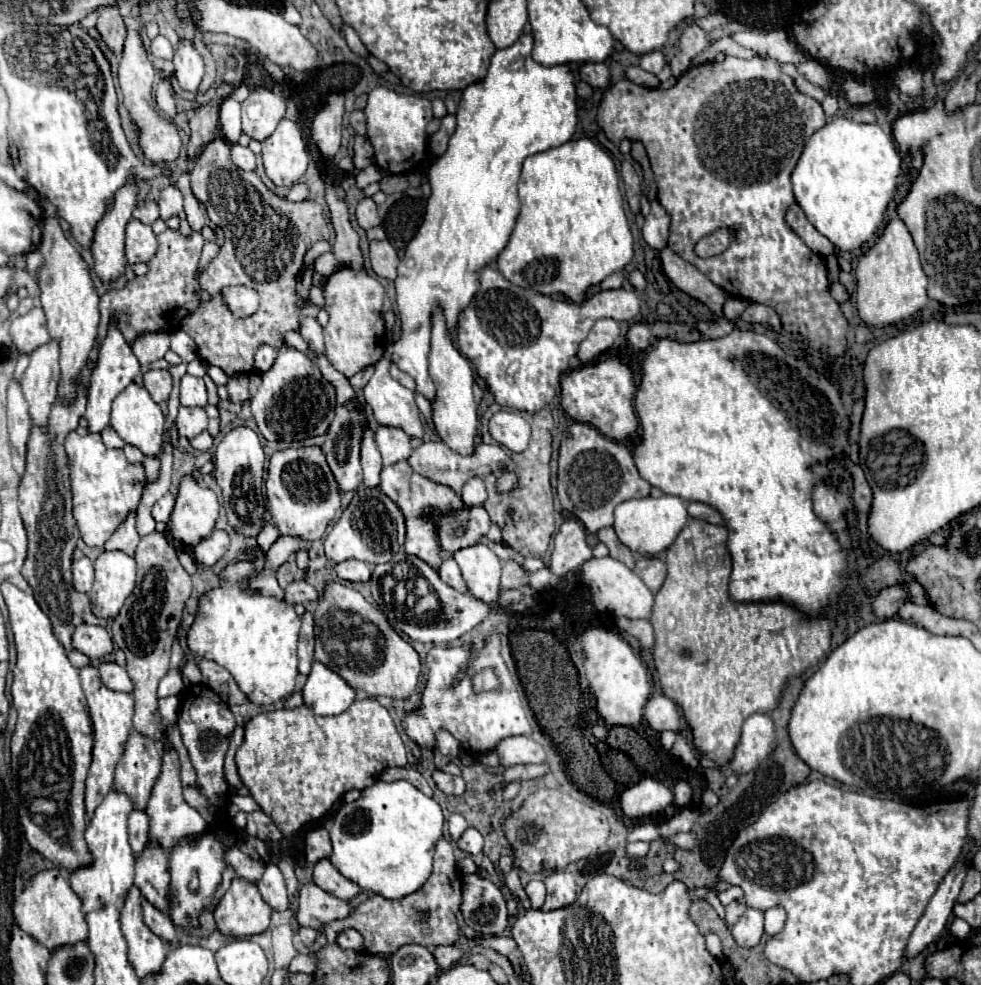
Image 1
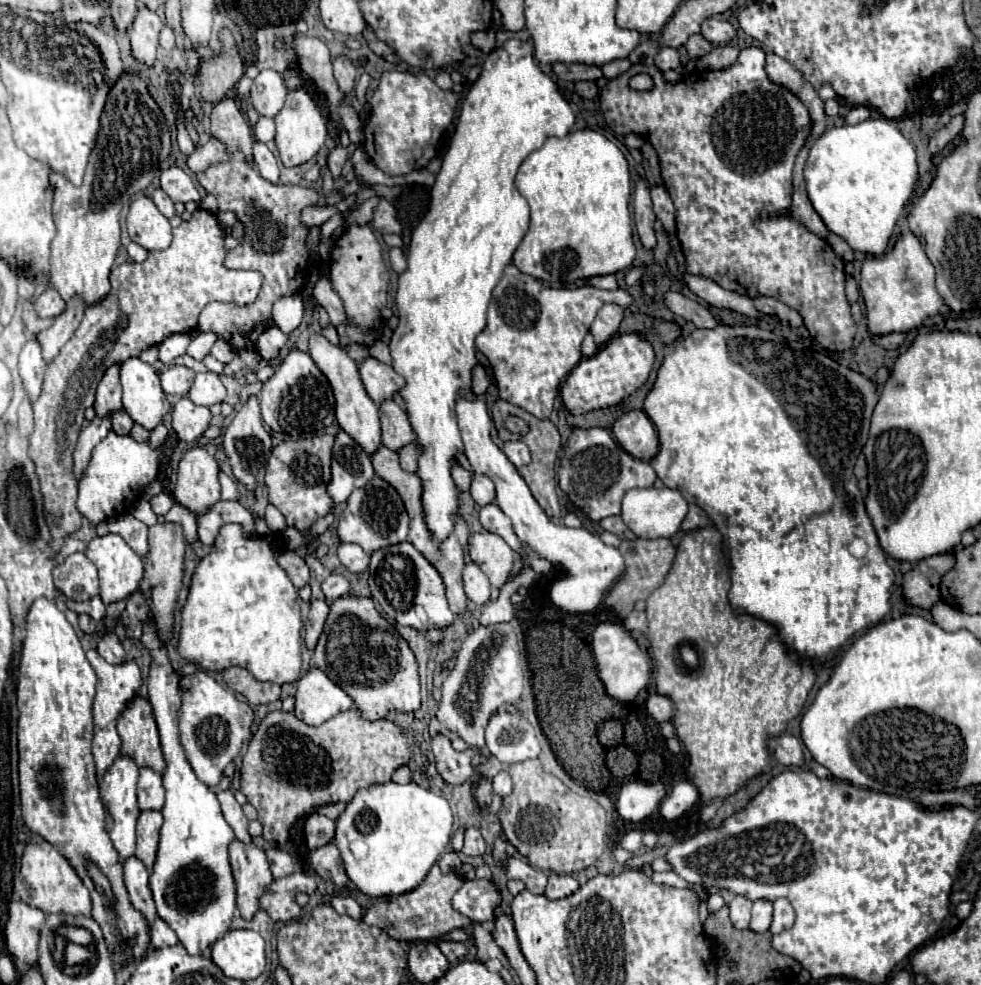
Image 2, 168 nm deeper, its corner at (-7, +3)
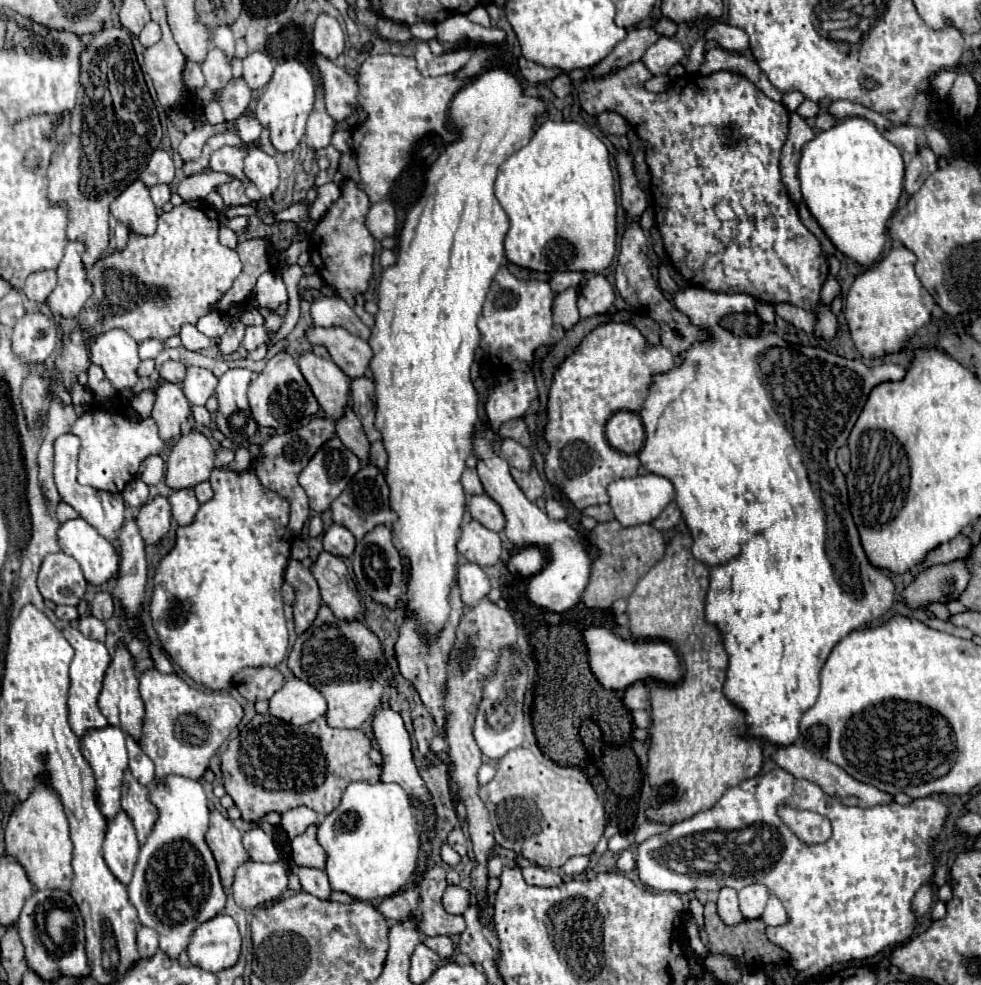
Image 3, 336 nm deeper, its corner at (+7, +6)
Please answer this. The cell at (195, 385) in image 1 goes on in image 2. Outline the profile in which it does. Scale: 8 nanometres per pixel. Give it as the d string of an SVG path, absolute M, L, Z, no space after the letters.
M196 373L196 379L188 391L188 397L196 403L196 405L214 405L214 403L222 403L226 397L226 389L220 381L220 377L216 373Z

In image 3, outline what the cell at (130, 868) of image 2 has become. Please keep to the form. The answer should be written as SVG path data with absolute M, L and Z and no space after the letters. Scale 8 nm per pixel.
M120 810L112 820L106 824L106 838L104 838L104 860L112 874L128 884L132 878L132 870L138 858L140 844L136 840L136 830L130 816Z

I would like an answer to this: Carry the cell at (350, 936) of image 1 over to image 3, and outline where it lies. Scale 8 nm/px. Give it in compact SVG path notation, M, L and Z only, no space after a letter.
M296 868L296 874L300 878L300 884L302 888L312 894L312 896L318 896L322 900L326 900L330 896L330 882L328 882L328 876L324 870L316 870L316 868Z

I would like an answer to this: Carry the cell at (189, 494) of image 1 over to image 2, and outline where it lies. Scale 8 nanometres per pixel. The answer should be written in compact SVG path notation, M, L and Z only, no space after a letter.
M190 449L178 463L174 499L196 515L202 515L206 507L214 507L220 501L218 471L218 463L206 449Z

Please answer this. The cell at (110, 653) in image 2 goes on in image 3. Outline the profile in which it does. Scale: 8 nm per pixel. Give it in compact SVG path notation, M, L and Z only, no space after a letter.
M94 616L80 618L78 630L80 630L84 636L94 638L94 640L100 640L100 642L104 642L104 638L106 638L106 628L104 628L102 620L98 620L98 618L94 618Z

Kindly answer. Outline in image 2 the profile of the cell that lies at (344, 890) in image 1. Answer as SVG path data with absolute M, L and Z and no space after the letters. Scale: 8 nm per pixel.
M328 843L328 845L320 847L320 849L314 849L310 853L310 863L312 863L314 871L322 879L328 879L338 887L348 887L350 885L350 879L348 879L348 875L344 871L340 853L338 853L334 843Z

